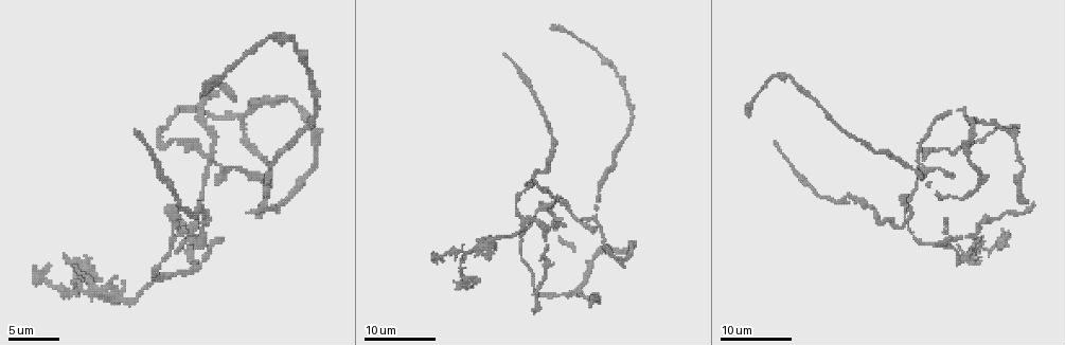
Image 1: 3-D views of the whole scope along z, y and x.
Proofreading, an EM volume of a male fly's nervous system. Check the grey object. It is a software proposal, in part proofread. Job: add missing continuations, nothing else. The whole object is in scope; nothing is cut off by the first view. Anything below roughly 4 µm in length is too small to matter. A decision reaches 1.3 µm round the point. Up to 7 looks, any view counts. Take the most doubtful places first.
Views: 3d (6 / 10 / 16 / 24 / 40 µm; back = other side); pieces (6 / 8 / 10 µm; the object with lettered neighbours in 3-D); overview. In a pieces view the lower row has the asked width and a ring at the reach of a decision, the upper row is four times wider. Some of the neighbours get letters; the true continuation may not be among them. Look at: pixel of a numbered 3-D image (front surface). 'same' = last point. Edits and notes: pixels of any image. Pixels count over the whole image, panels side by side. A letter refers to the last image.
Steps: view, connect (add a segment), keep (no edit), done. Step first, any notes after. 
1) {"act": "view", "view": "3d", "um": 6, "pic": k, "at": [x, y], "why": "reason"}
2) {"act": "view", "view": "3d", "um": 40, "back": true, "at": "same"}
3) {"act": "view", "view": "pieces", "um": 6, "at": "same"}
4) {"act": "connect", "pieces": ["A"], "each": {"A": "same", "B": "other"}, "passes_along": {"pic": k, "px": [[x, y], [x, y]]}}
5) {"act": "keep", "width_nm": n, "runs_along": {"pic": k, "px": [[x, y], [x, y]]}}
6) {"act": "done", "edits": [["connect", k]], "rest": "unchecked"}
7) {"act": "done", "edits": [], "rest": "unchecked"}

{"act": "view", "view": "3d", "um": 16, "pic": 1, "at": [503, 55], "why": "thin end"}

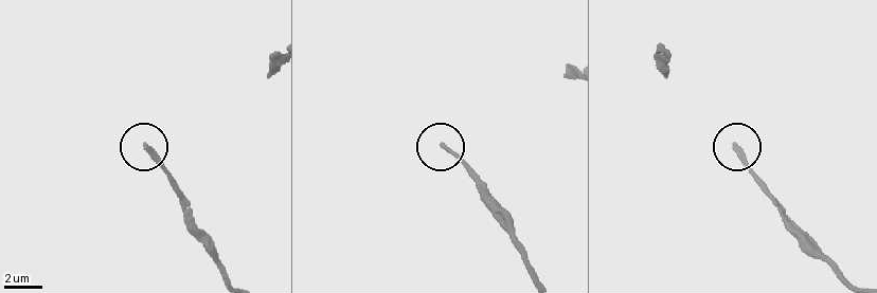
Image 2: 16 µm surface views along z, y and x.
{"act": "view", "view": "pieces", "um": 10, "pic": 2, "at": [735, 146], "why": "see the neighbours"}

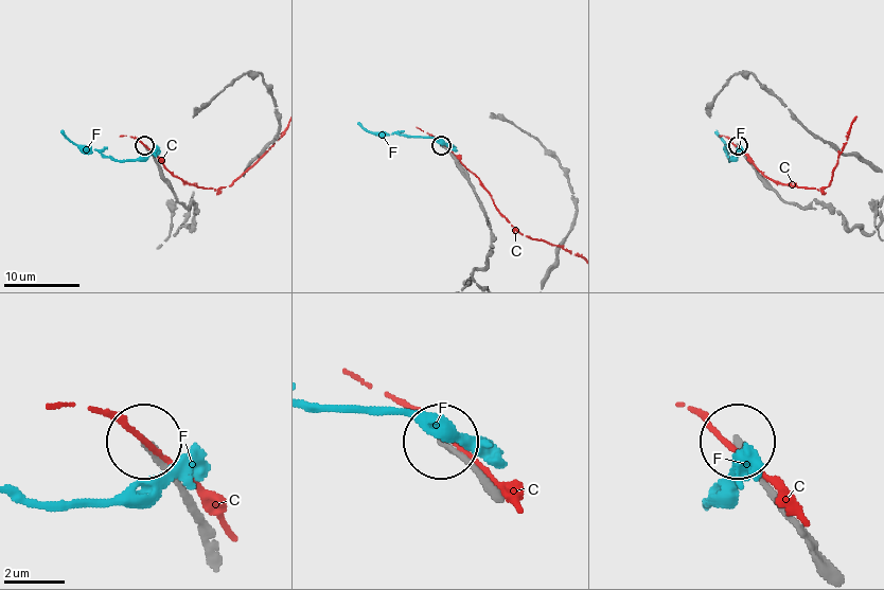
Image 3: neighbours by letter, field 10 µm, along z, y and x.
{"act": "keep", "width_nm": 180, "each": {"C": "other", "F": "other"}, "runs_along": {"pic": 3, "px": [[830, 561], [741, 443]]}, "found": "no lettered segment goes on from it"}

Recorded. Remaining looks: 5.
{"act": "view", "view": "3d", "um": 16, "pic": 1, "at": [574, 249], "why": "an open end"}

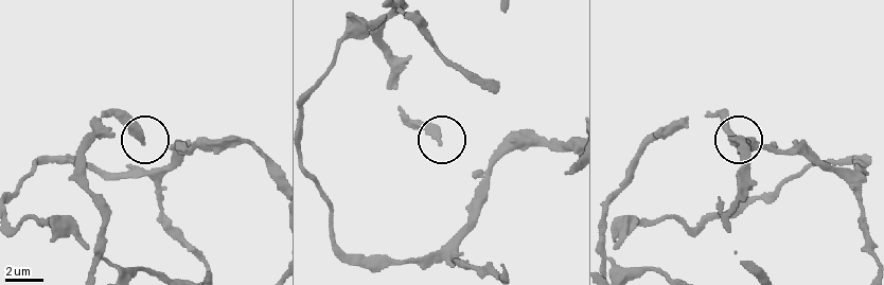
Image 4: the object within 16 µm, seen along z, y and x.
{"act": "view", "view": "pieces", "um": 6, "pic": 4, "at": [440, 143], "why": "see the neighbours"}

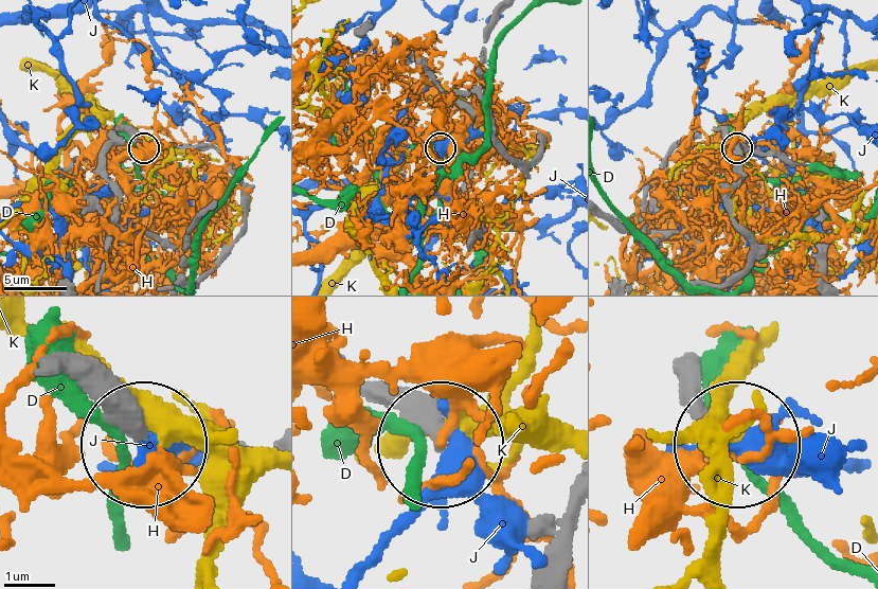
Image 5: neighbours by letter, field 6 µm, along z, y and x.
{"act": "keep", "each": {"D": "other", "H": "other", "J": "other", "K": "other"}, "runs_along": {"pic": 5, "px": [[74, 379], [133, 434]]}, "found": "no lettered segment goes on from it"}

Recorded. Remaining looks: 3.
{"act": "view", "view": "3d", "um": 24, "pic": 1, "at": [249, 213], "why": "branch stops here"}

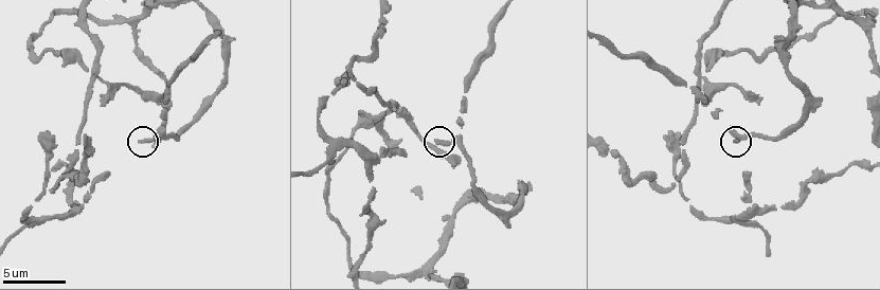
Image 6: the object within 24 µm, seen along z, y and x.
{"act": "view", "view": "pieces", "um": 10, "pic": 6, "at": [140, 141]}

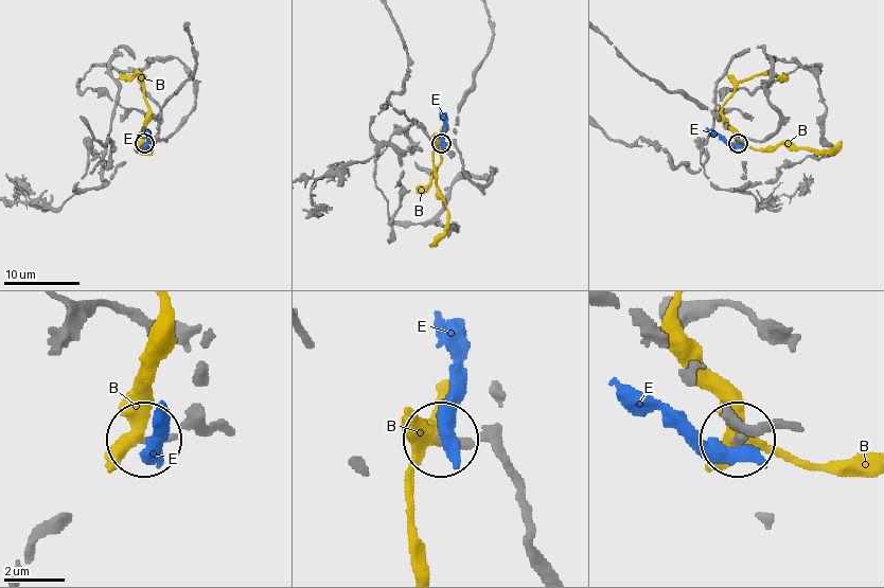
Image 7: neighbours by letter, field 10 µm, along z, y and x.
{"act": "keep", "each": {"B": "other", "E": "other"}, "runs_along": {"pic": 7, "px": [[232, 432], [225, 425], [194, 425], [143, 440]]}, "found": "no lettered segment goes on from it"}

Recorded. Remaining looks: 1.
{"act": "done", "edits": [], "rest": "unchecked"}

